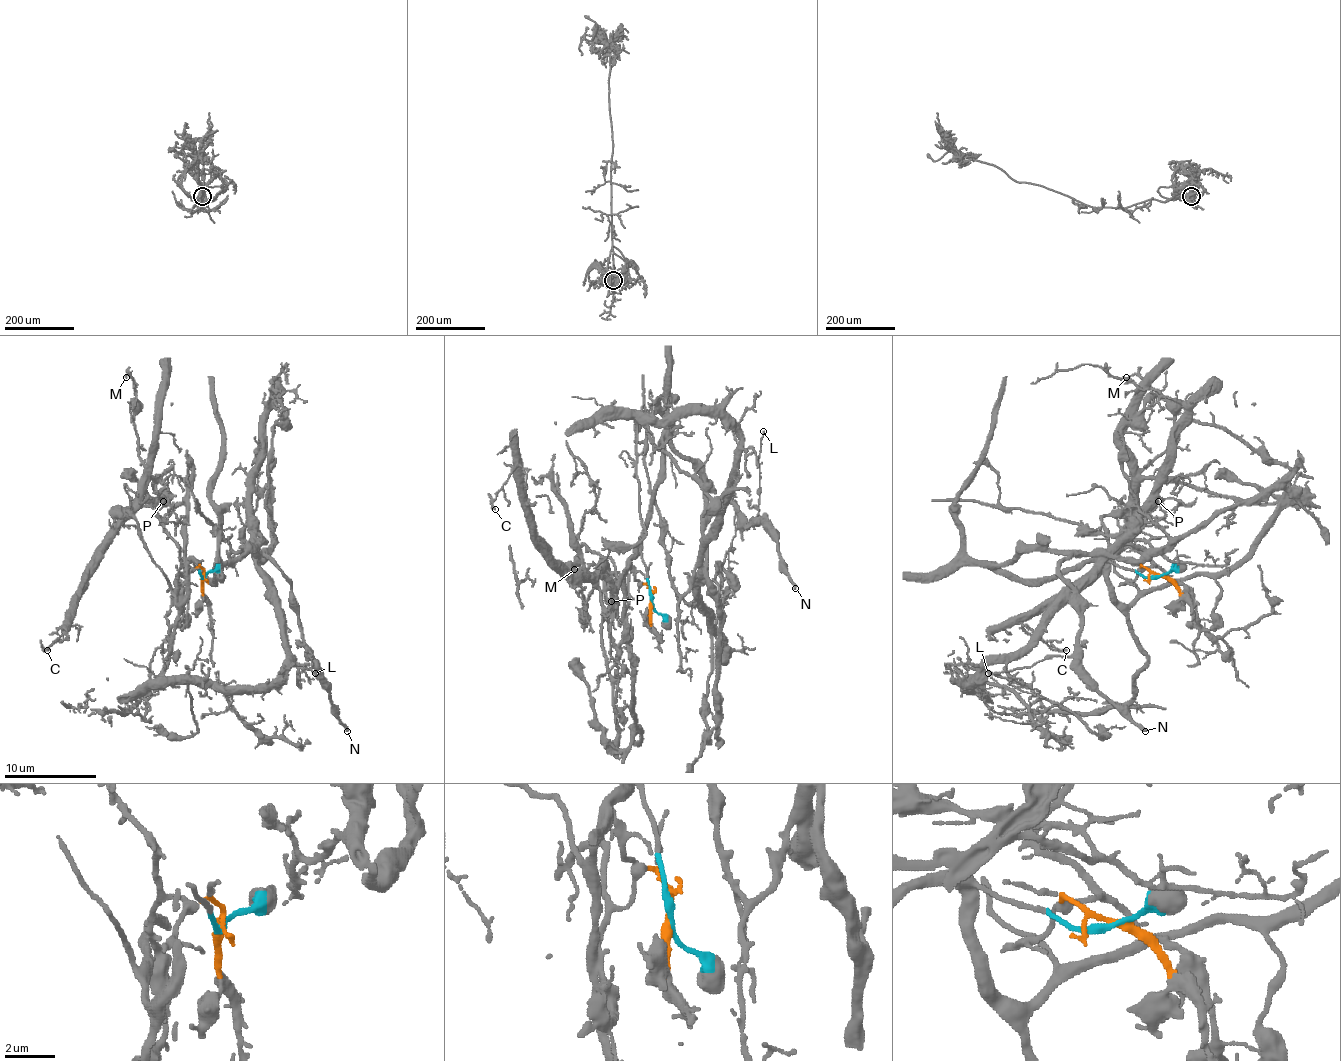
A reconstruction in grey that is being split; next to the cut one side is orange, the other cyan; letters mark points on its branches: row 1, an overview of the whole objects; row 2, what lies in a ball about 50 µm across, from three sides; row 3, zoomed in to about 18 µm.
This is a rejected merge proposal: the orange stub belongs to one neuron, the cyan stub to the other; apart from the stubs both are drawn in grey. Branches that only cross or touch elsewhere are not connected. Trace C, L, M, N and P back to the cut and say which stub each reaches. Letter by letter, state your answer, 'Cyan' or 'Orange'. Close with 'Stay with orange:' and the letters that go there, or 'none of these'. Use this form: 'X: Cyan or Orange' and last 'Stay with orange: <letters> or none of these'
C: Orange
L: Cyan
M: Orange
N: Cyan
P: Orange
Stay with orange: C, M, P

